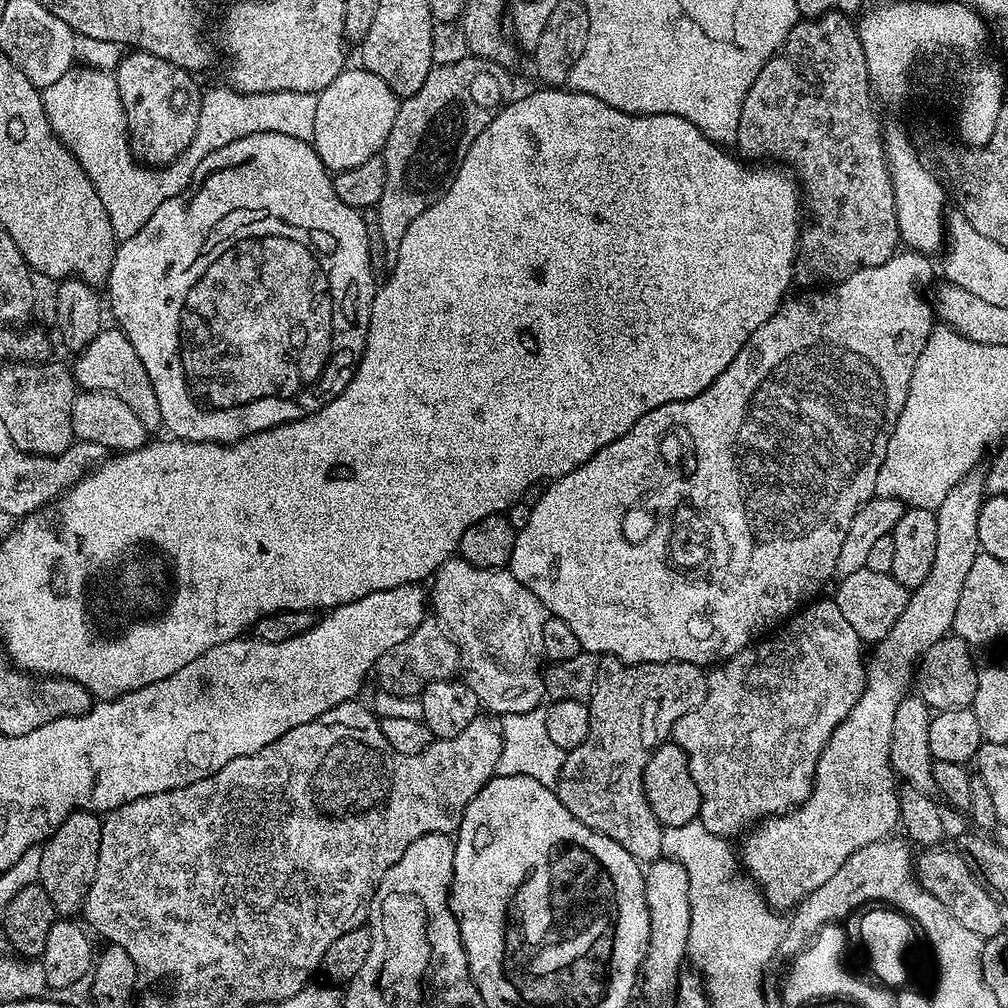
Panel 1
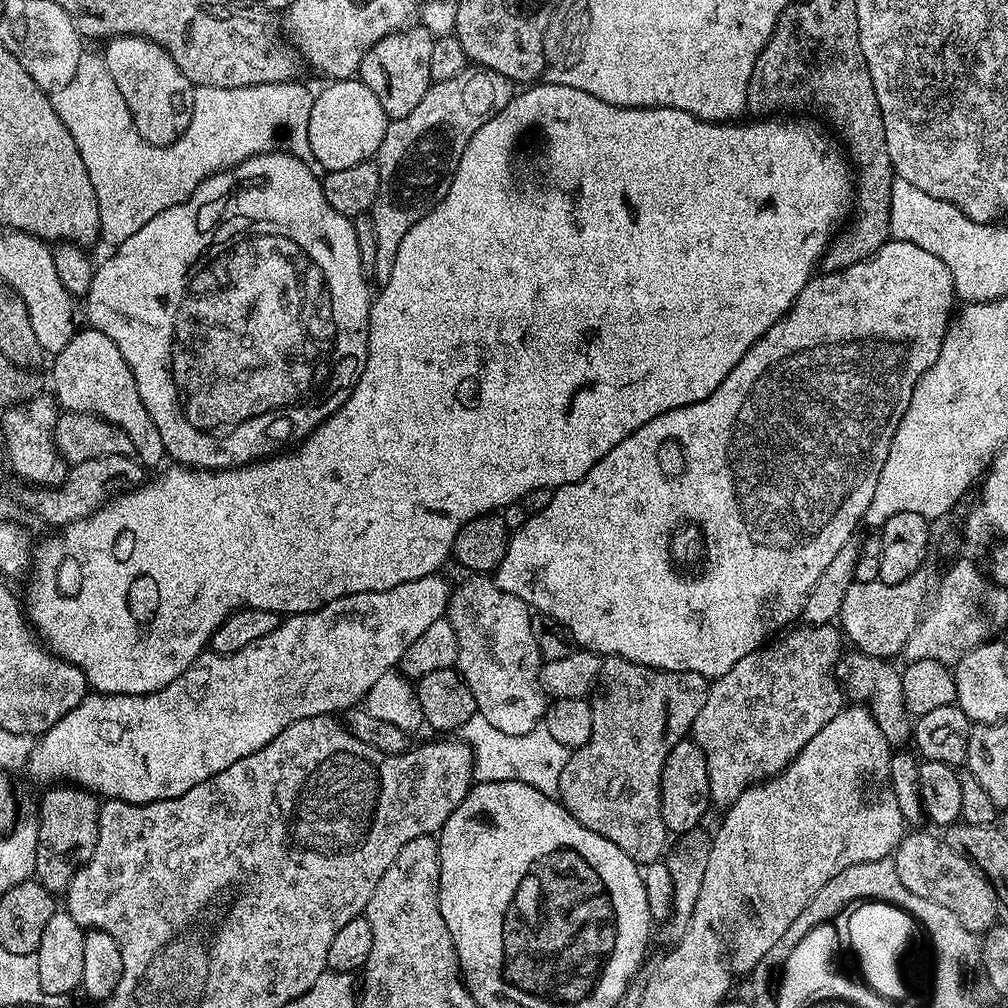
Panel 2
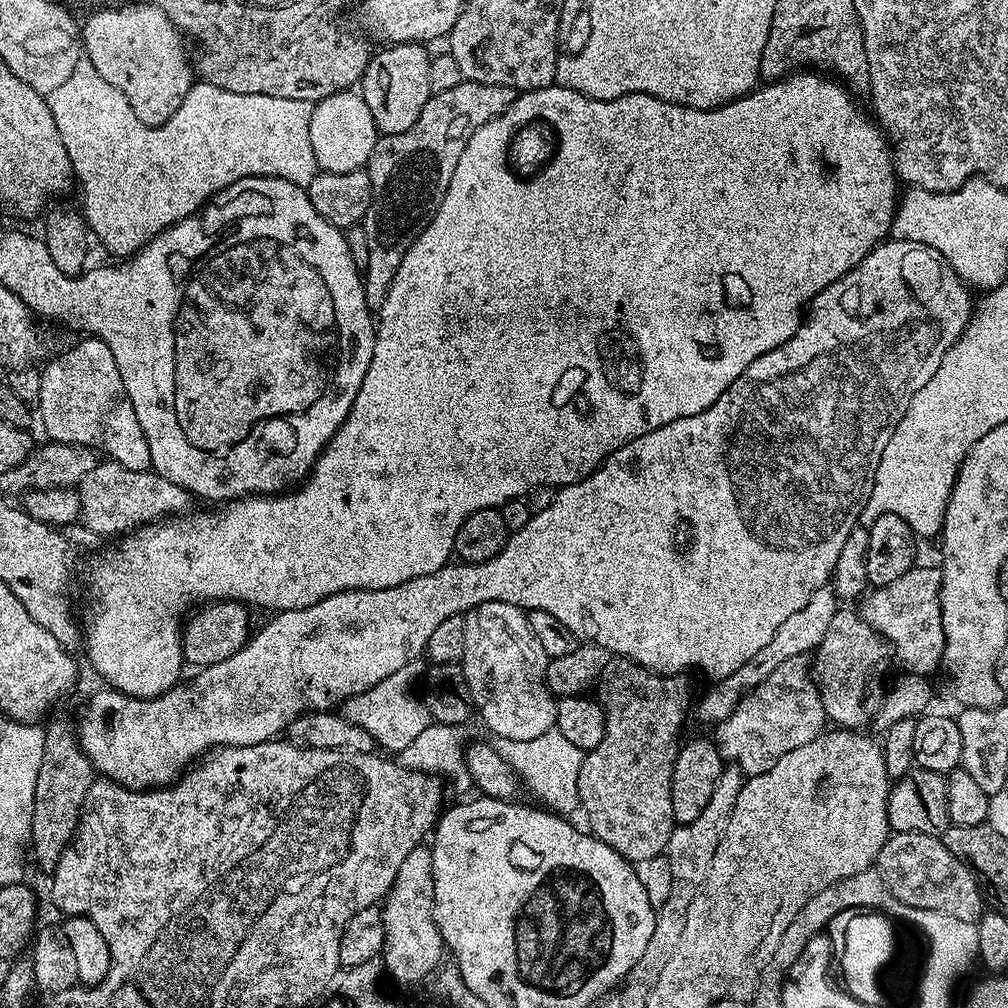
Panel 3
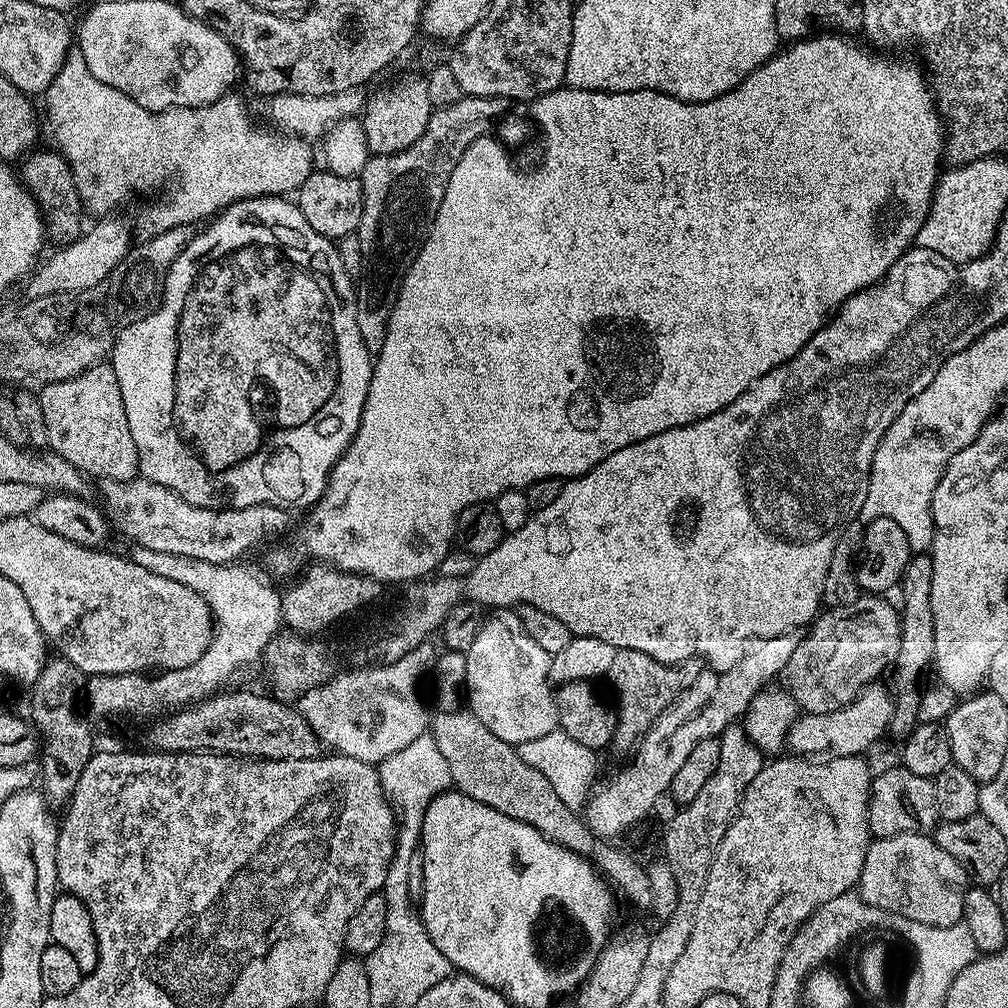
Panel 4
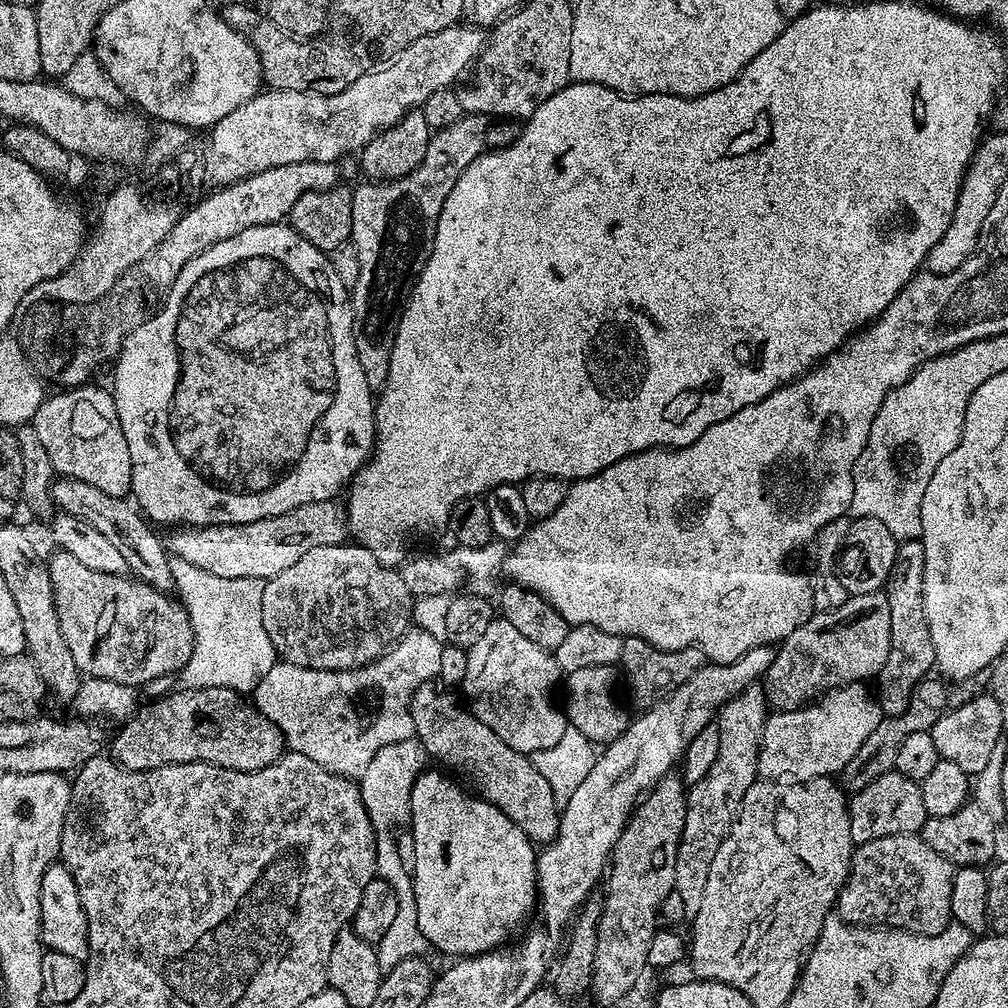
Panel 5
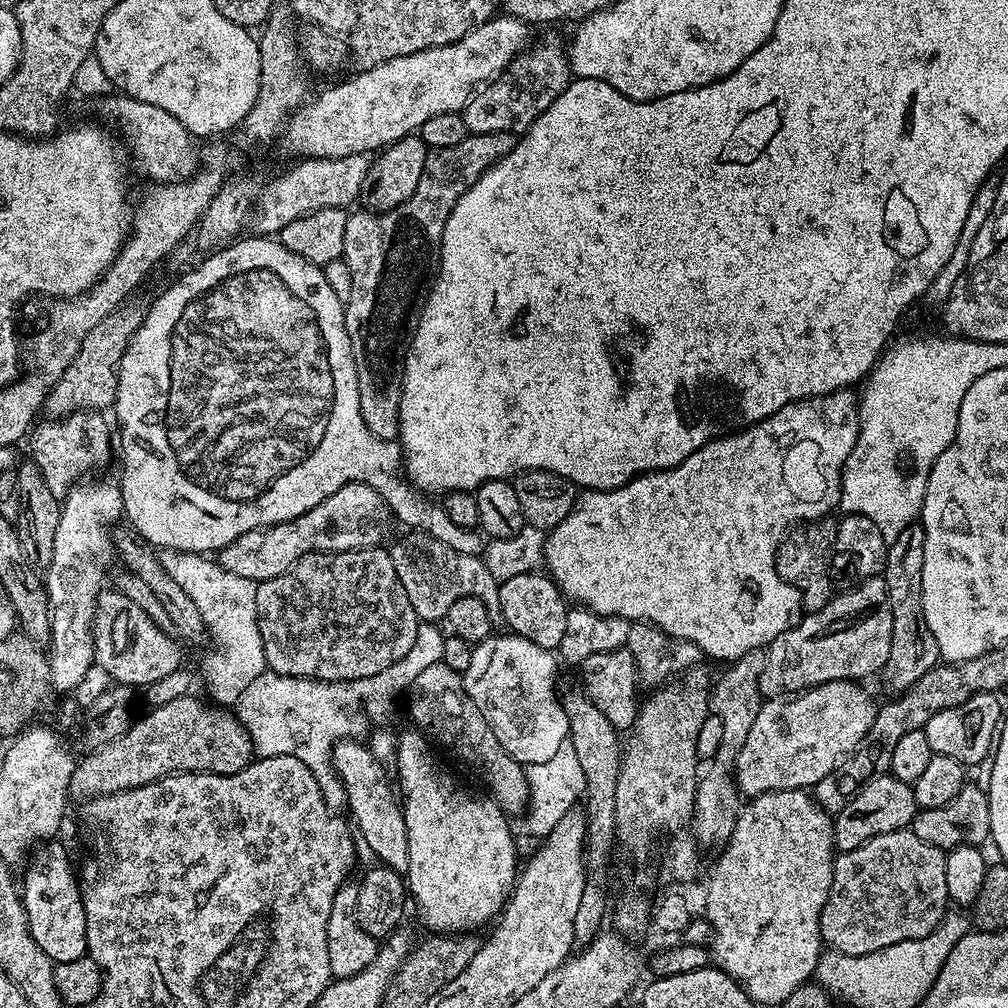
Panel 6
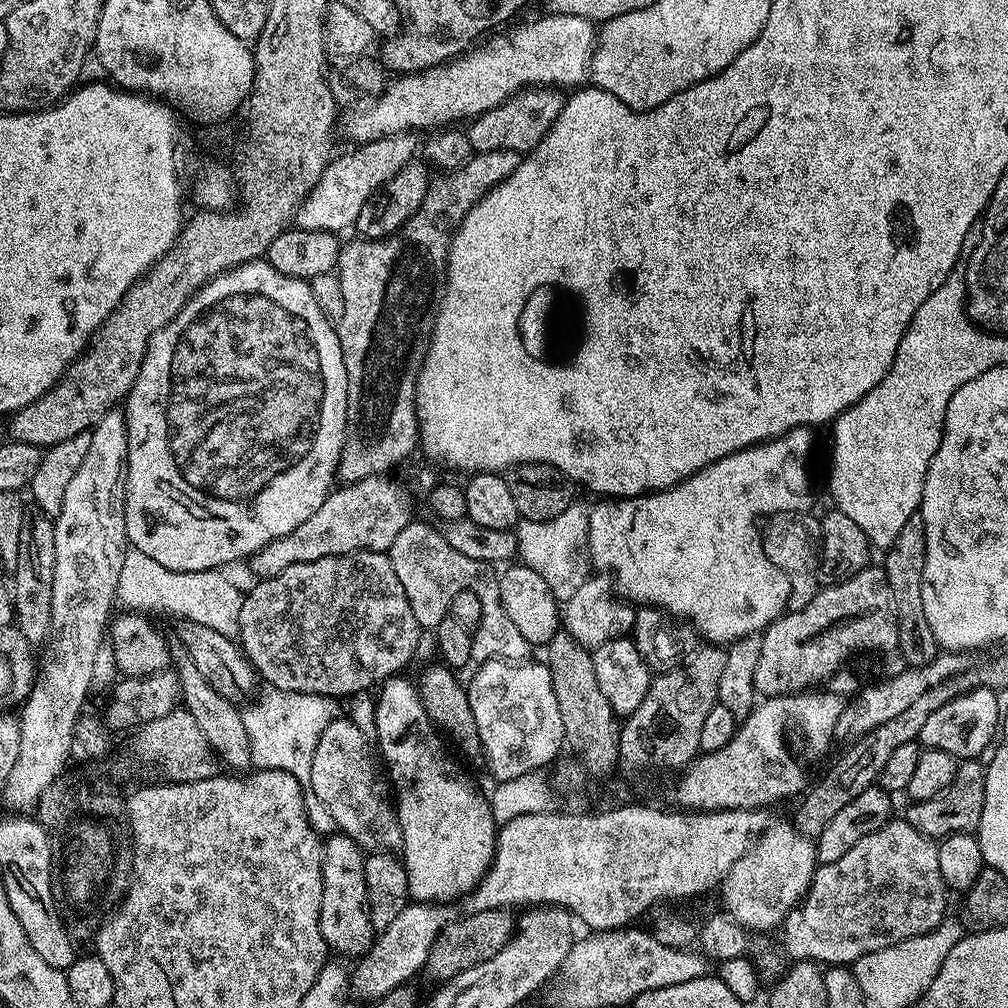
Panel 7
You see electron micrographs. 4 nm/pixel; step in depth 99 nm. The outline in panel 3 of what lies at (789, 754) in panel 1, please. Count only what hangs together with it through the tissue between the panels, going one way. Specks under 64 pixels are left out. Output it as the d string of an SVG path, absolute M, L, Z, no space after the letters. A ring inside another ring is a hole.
M799 656L782 662L778 670L773 670L764 682L758 682L754 690L746 693L729 716L715 725L714 739L720 757L739 768L745 777L750 777L766 774L782 754L806 746L806 742L819 736L825 728L822 698L816 689L809 661Z

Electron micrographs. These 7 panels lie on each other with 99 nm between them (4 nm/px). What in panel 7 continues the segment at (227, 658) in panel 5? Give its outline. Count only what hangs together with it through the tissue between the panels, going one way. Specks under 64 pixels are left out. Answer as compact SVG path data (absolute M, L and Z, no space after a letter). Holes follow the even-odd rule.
M129 547L126 558L122 558L122 574L118 578L116 587L117 601L122 605L130 603L131 600L160 602L168 596L192 596L192 616L196 616L194 622L219 628L231 637L239 633L238 618L244 596L236 589L236 584L230 577L223 576L225 573L215 568L201 572L177 572L176 584L172 584L172 580L167 579L172 573L174 570L166 570L166 566L158 566L154 558L146 558L142 550ZM168 584L172 584L172 588L168 588ZM196 596L208 596L208 600L196 600ZM200 604L204 604L204 608L200 608Z

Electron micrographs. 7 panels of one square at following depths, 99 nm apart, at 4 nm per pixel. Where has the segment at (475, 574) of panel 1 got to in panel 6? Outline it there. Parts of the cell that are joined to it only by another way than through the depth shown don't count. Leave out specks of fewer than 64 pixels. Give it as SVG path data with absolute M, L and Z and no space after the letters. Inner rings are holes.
M515 634L507 635L487 636L481 644L473 647L470 670L462 674L463 688L466 695L473 700L474 705L478 706L483 718L489 723L495 737L510 757L523 766L547 762L556 753L558 746L562 746L562 742L569 739L568 716L564 712L561 697L556 697L558 660L547 648L534 646L534 642Z

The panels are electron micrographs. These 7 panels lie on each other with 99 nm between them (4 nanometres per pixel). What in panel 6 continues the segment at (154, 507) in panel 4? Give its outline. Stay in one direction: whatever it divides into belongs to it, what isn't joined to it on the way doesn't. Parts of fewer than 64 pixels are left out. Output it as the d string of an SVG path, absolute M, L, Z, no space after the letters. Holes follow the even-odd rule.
M347 484L330 498L318 502L314 510L306 510L293 520L281 524L271 524L268 528L250 530L234 542L230 542L218 553L218 563L230 574L238 574L238 578L250 578L254 581L278 578L298 558L311 552L349 552L355 548L374 548L381 543L384 527L390 521L390 509L376 488L369 484Z

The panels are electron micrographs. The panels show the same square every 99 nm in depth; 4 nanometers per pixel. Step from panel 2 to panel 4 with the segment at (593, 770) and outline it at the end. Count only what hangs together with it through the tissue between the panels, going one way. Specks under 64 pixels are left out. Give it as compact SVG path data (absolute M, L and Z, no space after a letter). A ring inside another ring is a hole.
M618 648L614 654L614 662L610 665L606 683L612 687L616 695L614 707L616 710L616 729L611 747L624 752L635 749L636 745L651 726L674 701L683 694L684 689L692 683L698 671L695 659L684 661L683 664L663 664L650 654L642 654L642 650L626 650Z

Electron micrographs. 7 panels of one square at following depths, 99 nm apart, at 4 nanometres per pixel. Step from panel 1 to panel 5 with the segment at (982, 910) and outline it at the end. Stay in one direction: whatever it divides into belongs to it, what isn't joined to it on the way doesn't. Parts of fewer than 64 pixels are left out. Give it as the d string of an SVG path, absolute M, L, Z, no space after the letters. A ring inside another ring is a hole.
M919 835L911 836L887 836L886 838L874 838L874 842L866 842L859 845L853 851L852 865L848 871L848 880L842 886L840 896L836 900L835 911L840 919L848 924L859 924L861 926L883 926L885 928L901 928L904 932L913 932L919 936L937 936L942 934L942 930L946 930L948 924L953 923L952 911L950 910L950 896L954 890L954 866L942 854L938 854L934 850L930 850L930 846L926 846L926 842L921 840Z

